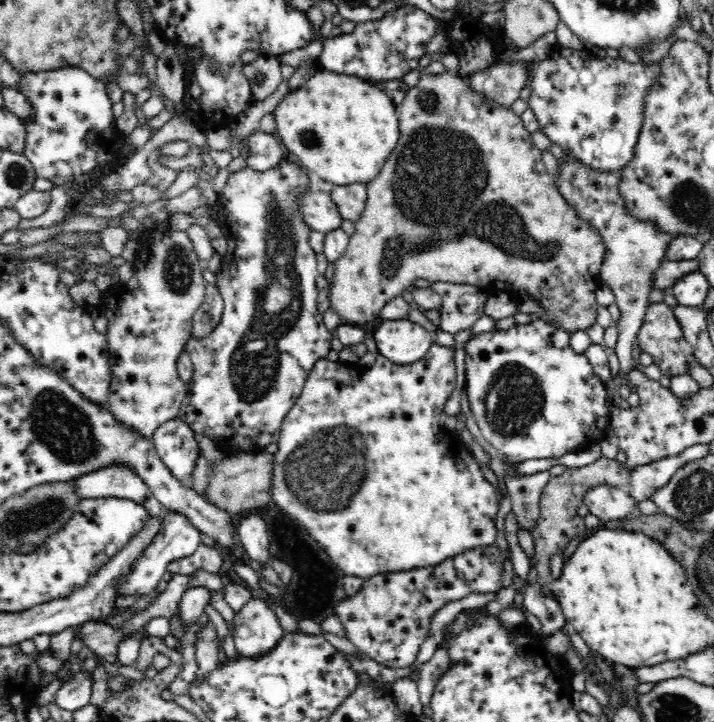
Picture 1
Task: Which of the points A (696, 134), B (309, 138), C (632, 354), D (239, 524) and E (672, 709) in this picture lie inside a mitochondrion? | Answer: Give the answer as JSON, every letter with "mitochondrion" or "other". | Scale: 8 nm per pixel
{"A":"other","B":"mitochondrion","C":"other","D":"other","E":"mitochondrion"}

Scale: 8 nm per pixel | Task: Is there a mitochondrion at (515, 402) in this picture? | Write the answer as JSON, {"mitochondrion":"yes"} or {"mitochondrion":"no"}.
{"mitochondrion":"yes"}

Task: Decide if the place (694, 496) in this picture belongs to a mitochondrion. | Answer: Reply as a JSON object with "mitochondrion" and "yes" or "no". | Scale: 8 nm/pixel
{"mitochondrion":"yes"}

